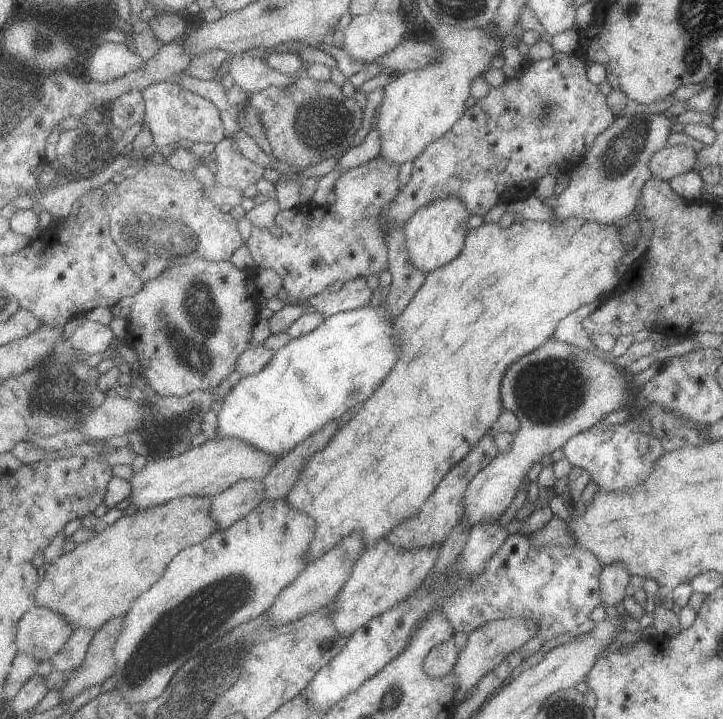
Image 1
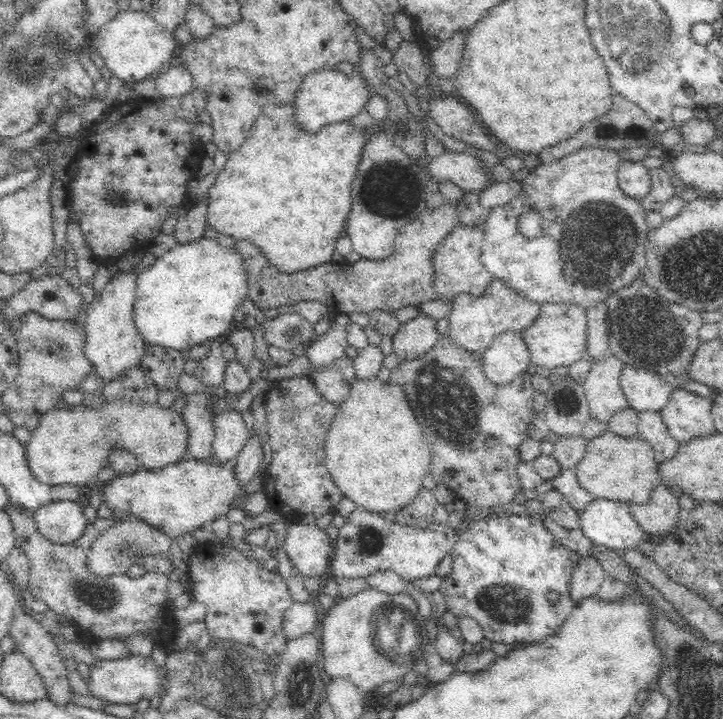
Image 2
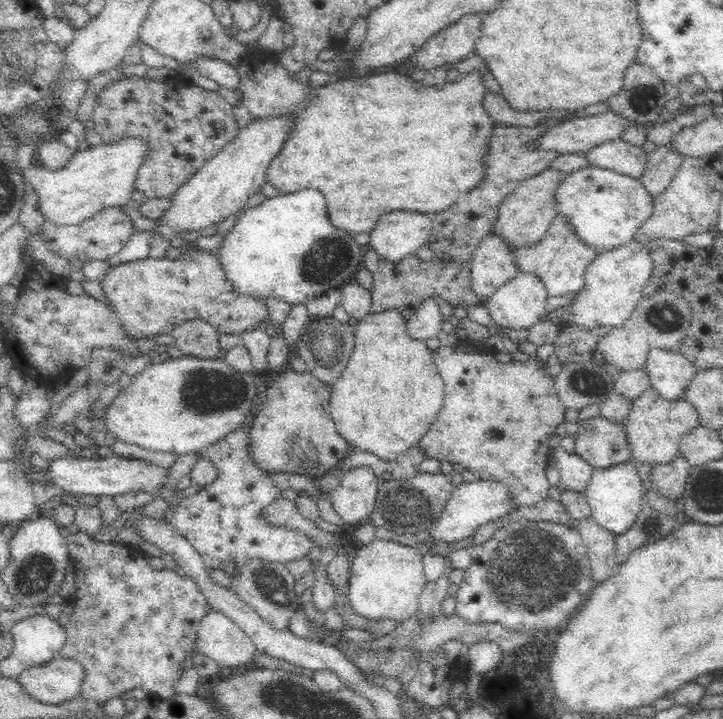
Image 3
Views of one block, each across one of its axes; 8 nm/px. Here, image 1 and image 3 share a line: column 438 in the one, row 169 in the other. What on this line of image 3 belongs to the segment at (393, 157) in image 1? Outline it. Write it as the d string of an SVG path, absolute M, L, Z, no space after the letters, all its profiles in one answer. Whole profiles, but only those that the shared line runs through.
M124 136L120 140L107 141L95 146L89 146L82 151L75 151L64 168L50 171L35 161L30 167L22 171L36 189L42 203L42 213L45 217L56 221L60 225L70 225L83 222L86 218L111 207L131 205L132 192L137 190L137 178L140 167L150 158L153 151L152 140L146 136Z

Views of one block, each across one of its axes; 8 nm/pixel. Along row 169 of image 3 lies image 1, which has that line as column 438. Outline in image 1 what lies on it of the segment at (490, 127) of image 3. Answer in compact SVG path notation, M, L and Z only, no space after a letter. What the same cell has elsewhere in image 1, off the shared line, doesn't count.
M554 217L550 222L524 219L520 223L514 222L508 226L502 222L484 222L480 227L469 231L466 248L455 261L429 273L428 280L422 290L408 306L406 312L396 320L396 332L398 332L396 338L404 346L404 358L400 358L396 370L392 370L392 374L388 376L388 382L384 382L384 386L380 386L380 394L374 394L366 402L366 408L358 416L355 416L350 424L343 425L326 450L312 456L312 460L304 468L304 476L300 478L302 482L296 484L294 492L288 498L289 502L292 502L292 506L296 506L296 510L304 510L304 514L312 514L312 518L318 520L319 529L316 532L316 542L312 542L312 563L319 558L324 558L327 552L334 550L342 542L342 538L346 538L358 530L362 530L368 549L378 546L378 542L382 538L387 538L400 524L404 524L408 518L418 516L424 510L426 502L439 489L448 473L472 452L476 444L486 437L493 430L496 422L503 417L505 408L502 386L504 386L504 378L508 374L508 366L514 364L525 354L539 349L553 336L560 320L564 320L566 316L581 306L600 301L604 296L611 295L618 288L621 279L618 278L616 269L619 263L621 264L622 257L628 253L620 230L627 222L627 219L623 219L616 224L606 226L606 224L578 217L566 218L566 220L558 220Z

